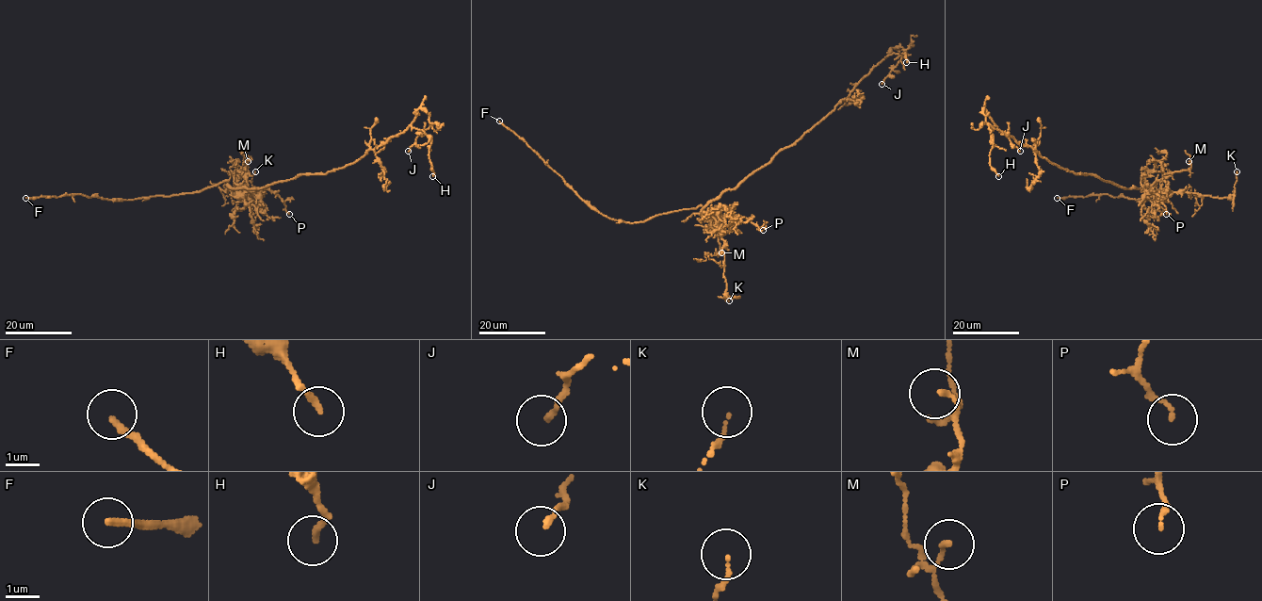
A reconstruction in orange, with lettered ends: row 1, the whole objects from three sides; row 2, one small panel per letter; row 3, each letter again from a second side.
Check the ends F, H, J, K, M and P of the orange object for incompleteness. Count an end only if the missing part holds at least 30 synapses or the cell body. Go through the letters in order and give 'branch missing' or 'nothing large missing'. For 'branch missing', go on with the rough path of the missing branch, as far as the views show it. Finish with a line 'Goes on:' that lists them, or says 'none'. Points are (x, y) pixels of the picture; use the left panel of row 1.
F: branch missing
H: nothing large missing
J: nothing large missing
K: nothing large missing
M: nothing large missing
P: nothing large missing
Goes on: F

